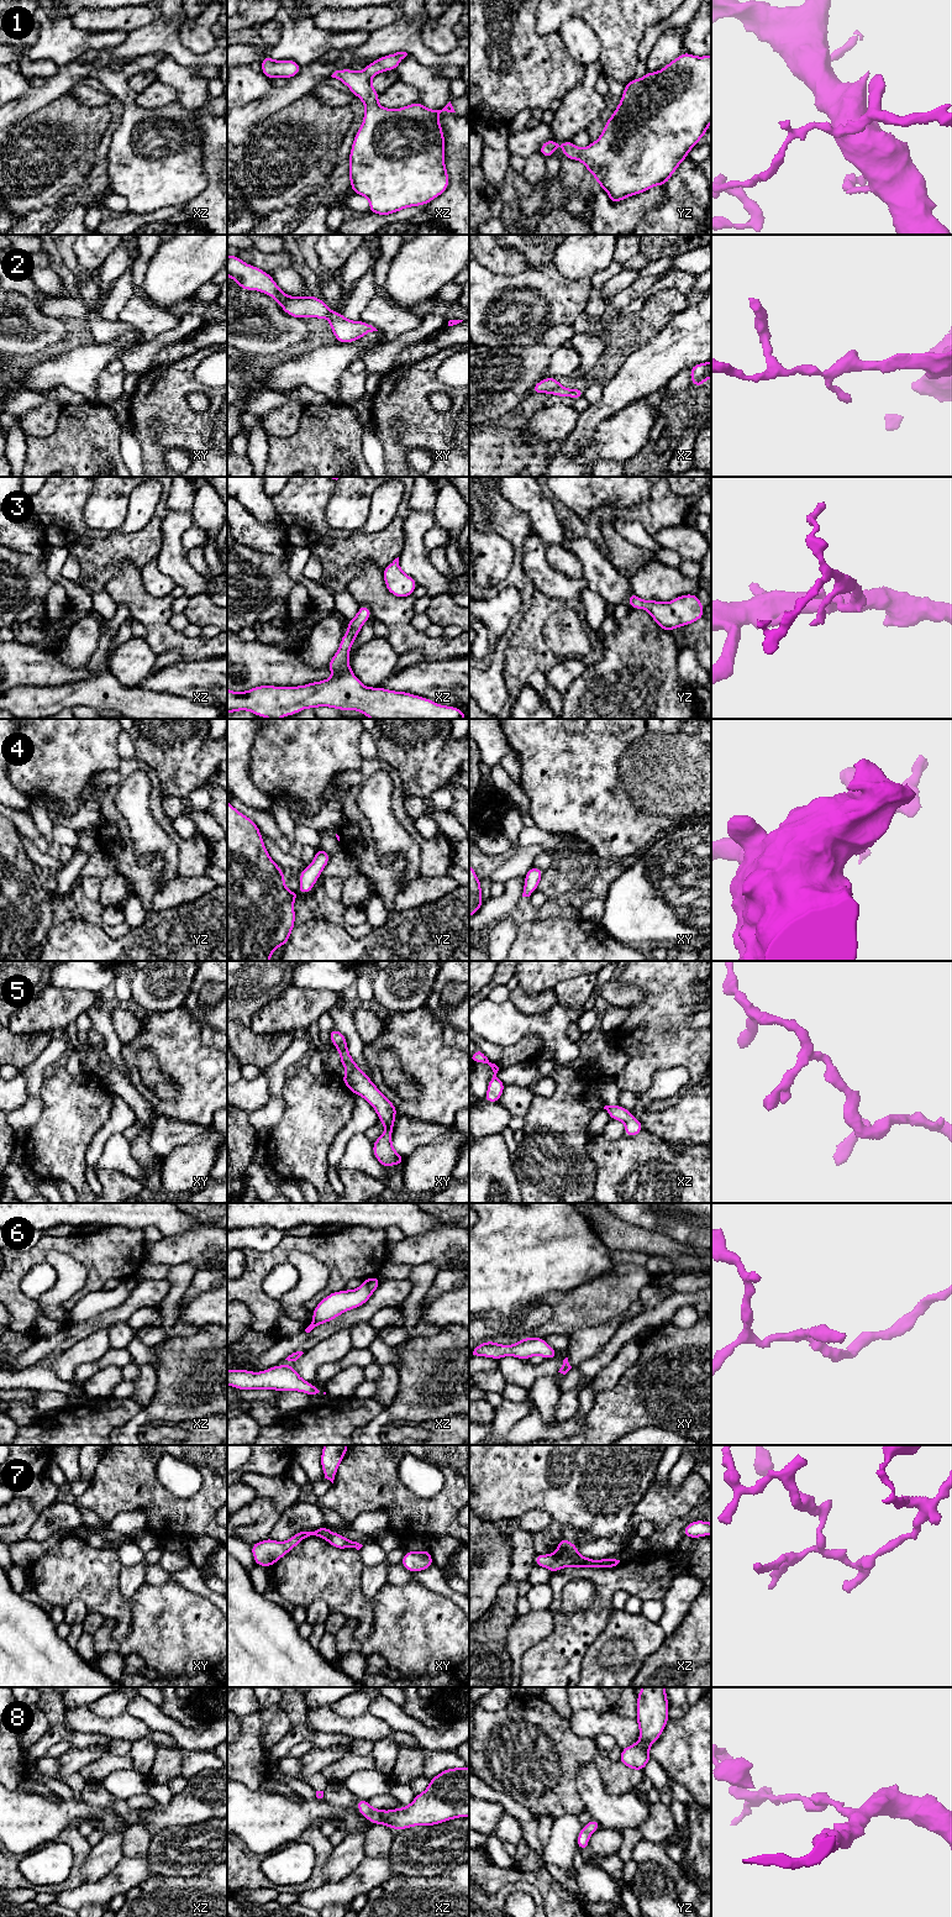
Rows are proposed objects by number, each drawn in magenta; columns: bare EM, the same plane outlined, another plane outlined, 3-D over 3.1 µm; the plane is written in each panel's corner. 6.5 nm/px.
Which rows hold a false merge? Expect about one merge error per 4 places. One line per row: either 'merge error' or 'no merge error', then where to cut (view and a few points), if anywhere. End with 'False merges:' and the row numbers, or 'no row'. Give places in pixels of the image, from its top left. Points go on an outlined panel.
1: no merge error; cut none
2: no merge error; cut none
3: no merge error; cut none
4: no merge error; cut none
5: no merge error; cut none
6: no merge error; cut none
7: merge error; cut xz (577, 1552), (572, 1555), (556, 1554)
8: no merge error; cut none
False merges: 7

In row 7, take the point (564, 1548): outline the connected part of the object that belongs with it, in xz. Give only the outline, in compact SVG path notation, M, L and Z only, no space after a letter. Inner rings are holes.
M562 1538L557 1545L556 1554L561 1556L573 1556L578 1553L578 1546L572 1542Z

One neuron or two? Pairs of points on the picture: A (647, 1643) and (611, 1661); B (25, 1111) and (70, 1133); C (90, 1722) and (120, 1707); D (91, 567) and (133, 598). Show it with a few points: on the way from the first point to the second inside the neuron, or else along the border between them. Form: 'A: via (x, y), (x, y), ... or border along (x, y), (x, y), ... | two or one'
A: via (638, 1643), (620, 1660) | one
B: border along (41, 1096), (42, 1113), (26, 1133) | two
C: border along (87, 1706), (105, 1718), (115, 1718), (126, 1712) | two
D: border along (129, 560), (111, 566), (111, 577), (103, 589) | two

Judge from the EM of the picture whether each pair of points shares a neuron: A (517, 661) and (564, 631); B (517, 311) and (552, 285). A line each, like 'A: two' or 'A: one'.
A: two
B: one

